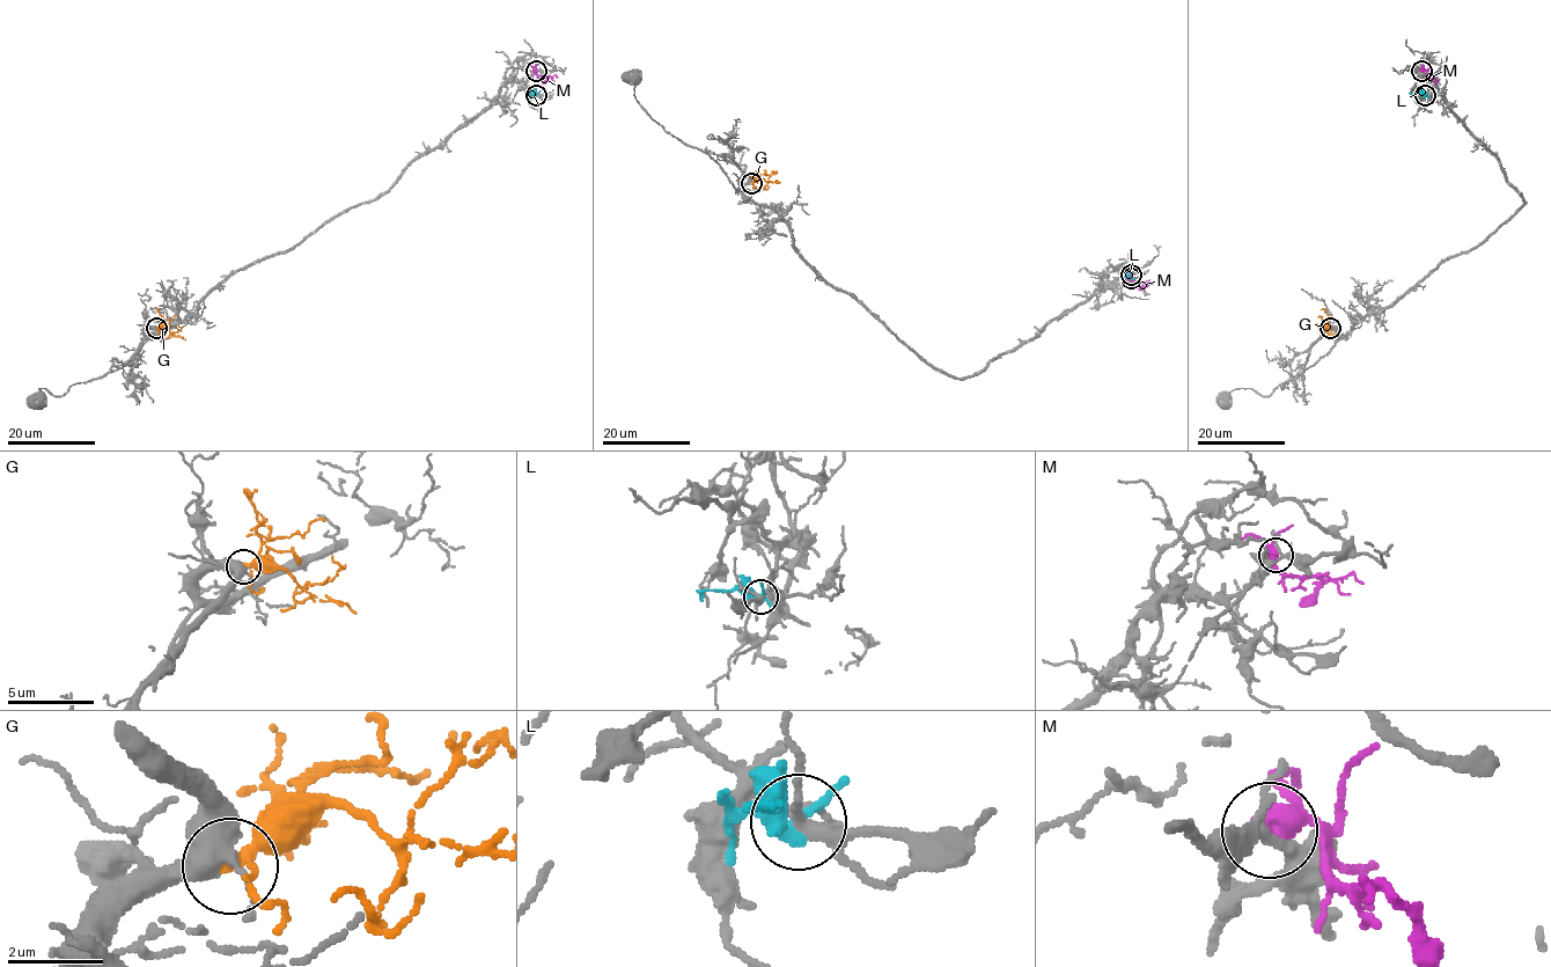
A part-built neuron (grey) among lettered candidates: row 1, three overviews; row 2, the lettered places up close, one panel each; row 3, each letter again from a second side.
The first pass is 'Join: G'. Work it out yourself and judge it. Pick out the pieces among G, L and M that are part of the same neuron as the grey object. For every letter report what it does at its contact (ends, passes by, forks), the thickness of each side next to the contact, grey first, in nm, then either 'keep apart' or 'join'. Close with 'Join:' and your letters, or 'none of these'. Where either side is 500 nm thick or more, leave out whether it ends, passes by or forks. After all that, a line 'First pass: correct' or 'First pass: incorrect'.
G: it passes by; 440 nm thick on the grey side, 240 nm on the other; join
L: it passes by; 240 nm thick on the grey side, 260 nm on the other; keep apart
M: it passes by; 220 nm thick on the grey side, 440 nm on the other; keep apart
Join: G
First pass: correct

